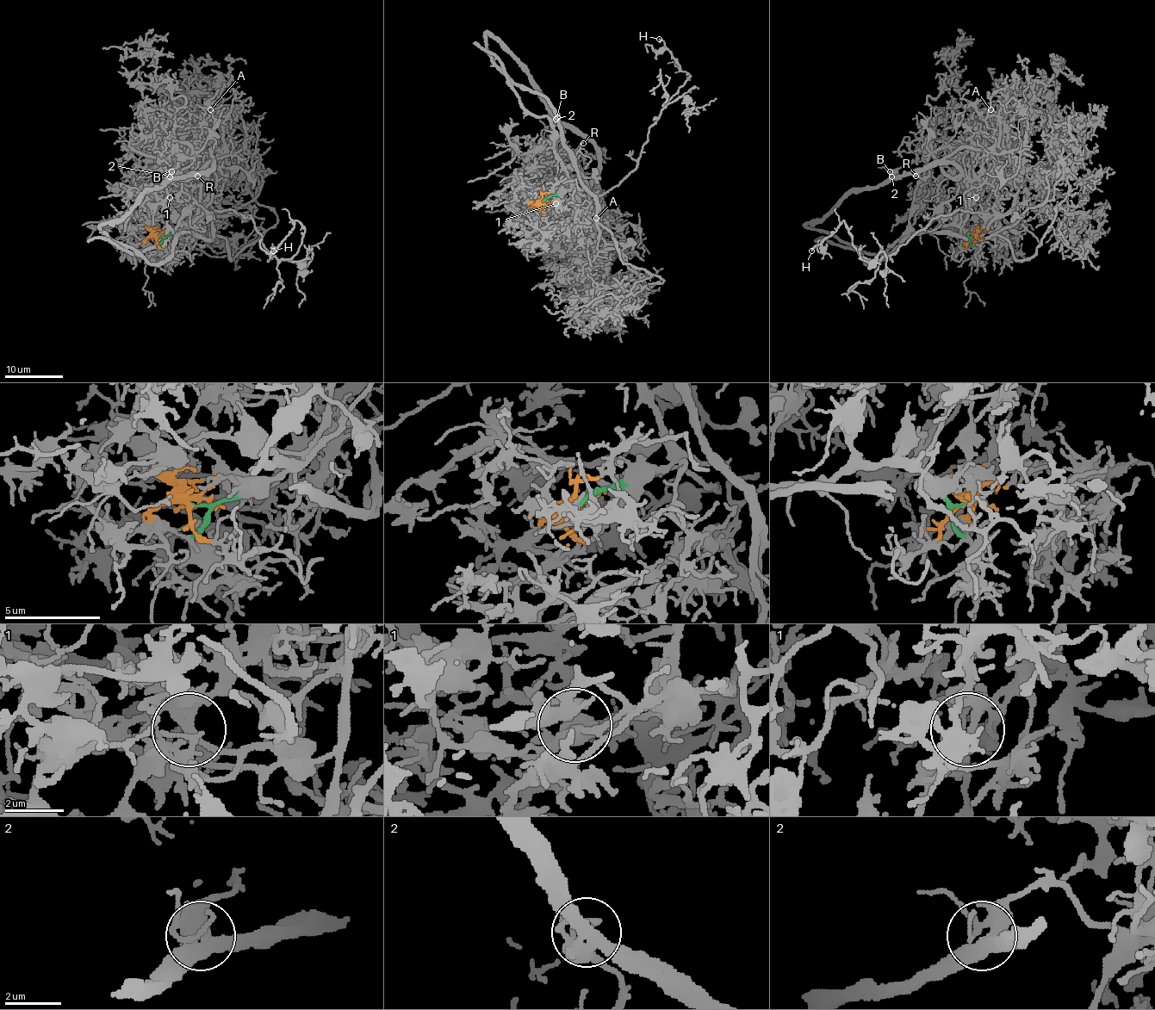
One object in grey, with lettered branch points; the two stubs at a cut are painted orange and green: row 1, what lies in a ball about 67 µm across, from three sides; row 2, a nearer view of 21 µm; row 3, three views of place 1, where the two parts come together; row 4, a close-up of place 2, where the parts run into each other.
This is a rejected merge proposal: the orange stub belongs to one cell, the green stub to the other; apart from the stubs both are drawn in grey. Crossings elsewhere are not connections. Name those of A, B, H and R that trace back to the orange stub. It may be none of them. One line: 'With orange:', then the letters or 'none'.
With orange: A, R

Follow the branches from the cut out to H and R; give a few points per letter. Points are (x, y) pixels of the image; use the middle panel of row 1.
H: (543, 201), (575, 186), (585, 188), (594, 200), (634, 169), (648, 129), (691, 77), (658, 39)
R: (543, 201), (519, 215), (544, 177), (543, 171), (559, 154), (574, 151), (582, 142)

